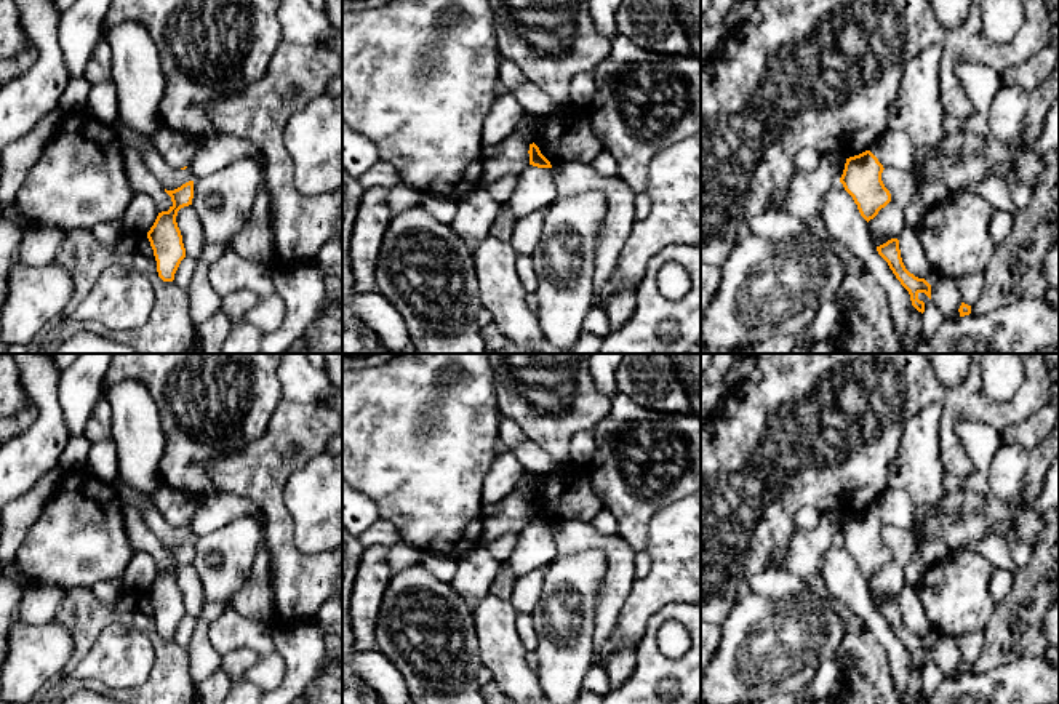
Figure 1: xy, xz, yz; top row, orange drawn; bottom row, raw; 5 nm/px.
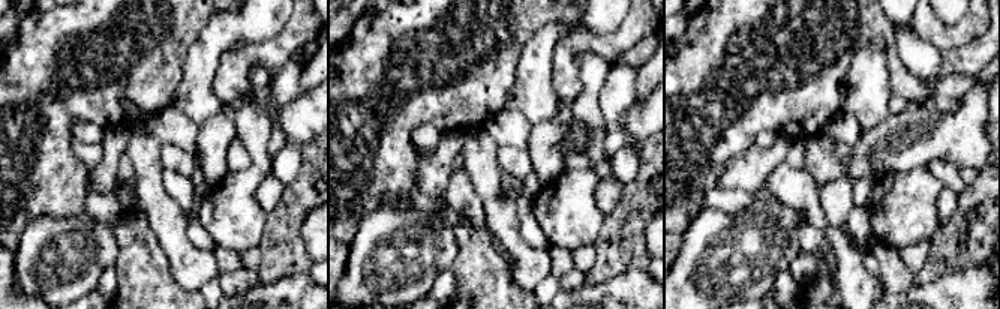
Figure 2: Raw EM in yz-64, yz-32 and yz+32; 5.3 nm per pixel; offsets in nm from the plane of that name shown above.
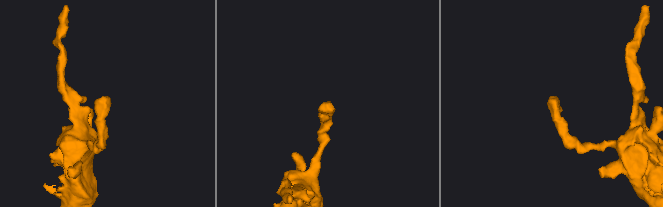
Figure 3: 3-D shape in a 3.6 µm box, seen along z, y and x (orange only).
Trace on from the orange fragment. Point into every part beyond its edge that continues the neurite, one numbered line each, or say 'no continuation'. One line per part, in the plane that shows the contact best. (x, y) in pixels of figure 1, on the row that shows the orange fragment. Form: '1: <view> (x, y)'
no continuation

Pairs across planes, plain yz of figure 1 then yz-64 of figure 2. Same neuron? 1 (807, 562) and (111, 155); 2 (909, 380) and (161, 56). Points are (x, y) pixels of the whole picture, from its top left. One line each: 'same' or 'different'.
1: same
2: same

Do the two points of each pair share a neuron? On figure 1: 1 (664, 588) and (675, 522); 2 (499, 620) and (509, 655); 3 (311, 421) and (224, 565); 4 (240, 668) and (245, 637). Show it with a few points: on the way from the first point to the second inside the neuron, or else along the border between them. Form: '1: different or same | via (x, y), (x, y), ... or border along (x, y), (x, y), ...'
1: same | via (675, 572), (675, 538)
2: same | via (499, 628), (501, 647)
3: different | border along (261, 525), (263, 546)
4: different | border along (258, 655), (248, 648), (234, 648), (221, 656)

